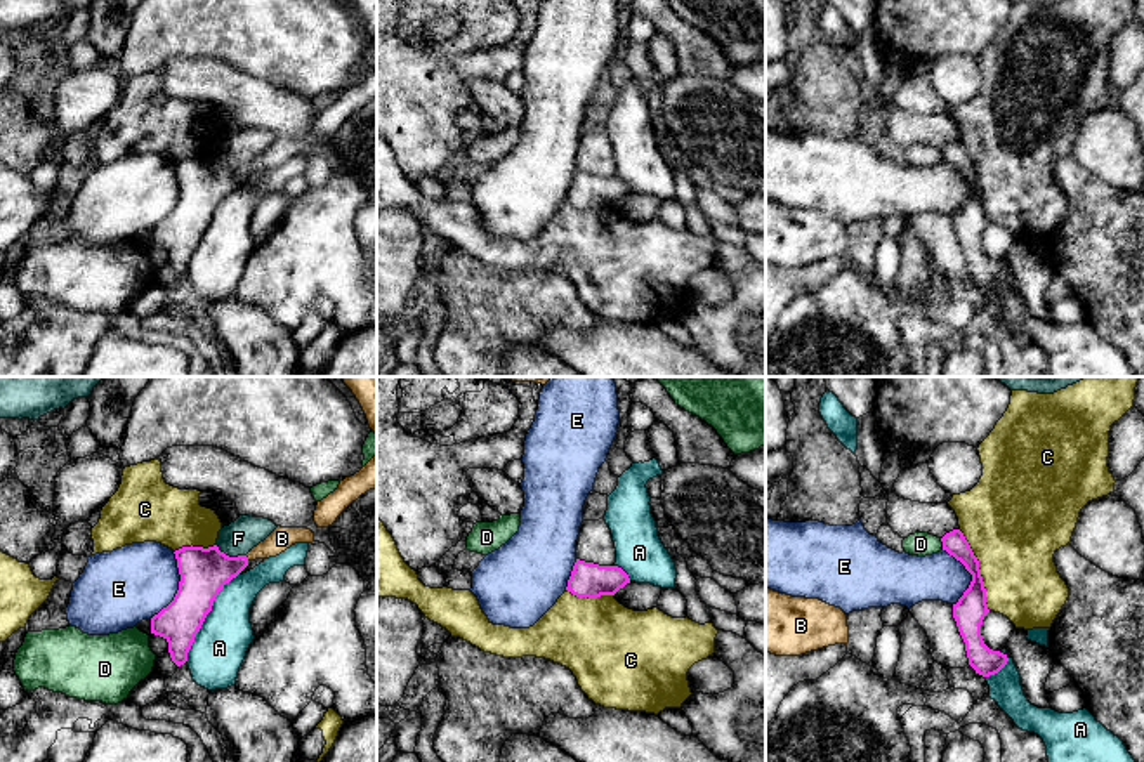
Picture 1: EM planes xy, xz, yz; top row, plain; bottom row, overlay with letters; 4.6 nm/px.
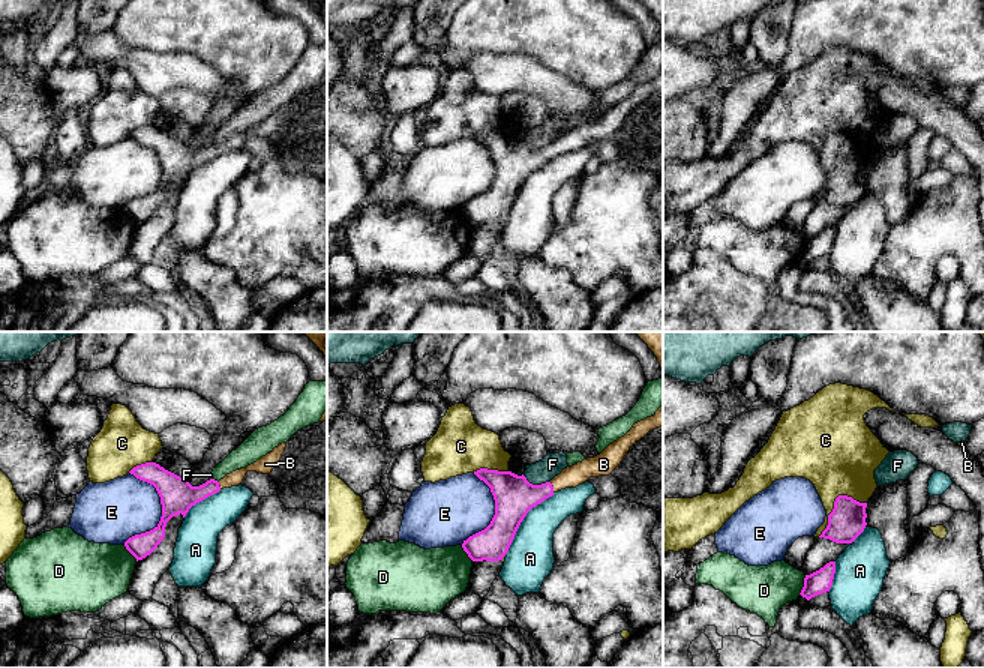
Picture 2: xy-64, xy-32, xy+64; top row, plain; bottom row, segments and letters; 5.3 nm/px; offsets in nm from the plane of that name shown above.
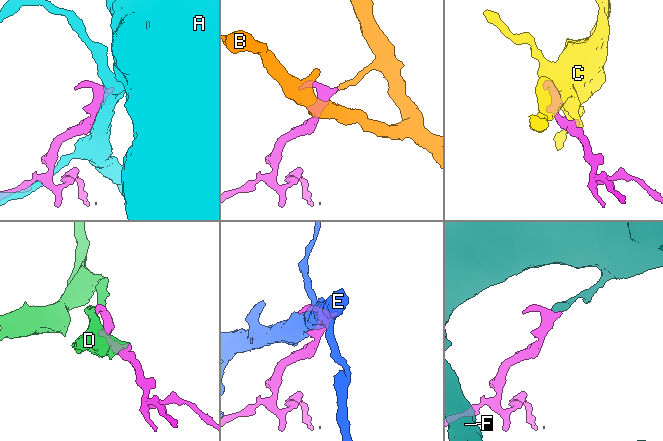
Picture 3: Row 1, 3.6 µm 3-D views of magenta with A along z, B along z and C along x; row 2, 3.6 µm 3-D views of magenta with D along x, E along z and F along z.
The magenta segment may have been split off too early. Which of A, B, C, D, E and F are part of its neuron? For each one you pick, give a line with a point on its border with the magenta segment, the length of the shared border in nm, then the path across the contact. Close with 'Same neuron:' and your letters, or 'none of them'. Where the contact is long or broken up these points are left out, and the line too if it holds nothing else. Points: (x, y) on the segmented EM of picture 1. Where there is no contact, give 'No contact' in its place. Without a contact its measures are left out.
B: Touches magenta at xy (247, 558). Shared border 30 nm. Path across: xy (203, 571), (230, 568), (247, 558), (282, 538)
Same neuron: B

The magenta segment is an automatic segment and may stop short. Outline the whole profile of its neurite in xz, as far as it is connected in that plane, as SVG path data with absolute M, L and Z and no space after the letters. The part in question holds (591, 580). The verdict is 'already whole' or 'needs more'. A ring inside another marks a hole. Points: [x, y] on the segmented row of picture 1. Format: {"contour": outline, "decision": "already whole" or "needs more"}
{"contour": "M576 559L566 590L576 597L595 599L615 595L630 583L628 575L618 566L599 566Z", "decision": "already whole"}

